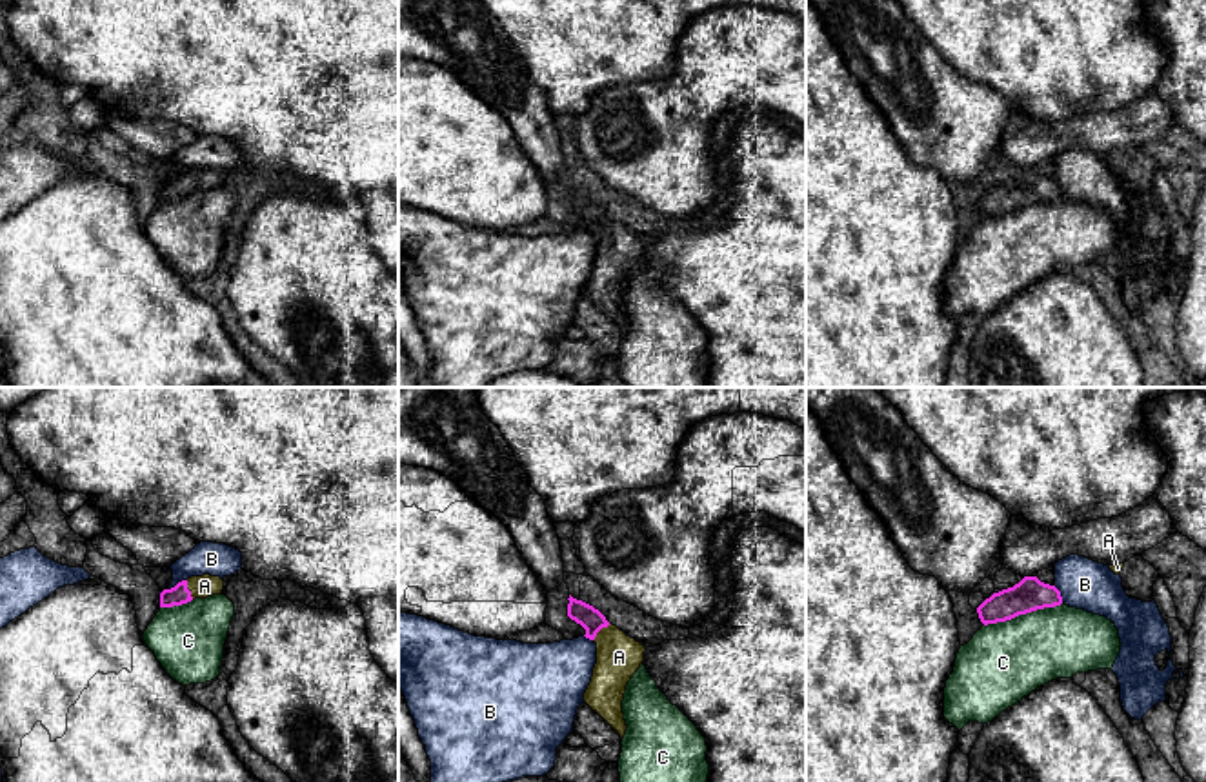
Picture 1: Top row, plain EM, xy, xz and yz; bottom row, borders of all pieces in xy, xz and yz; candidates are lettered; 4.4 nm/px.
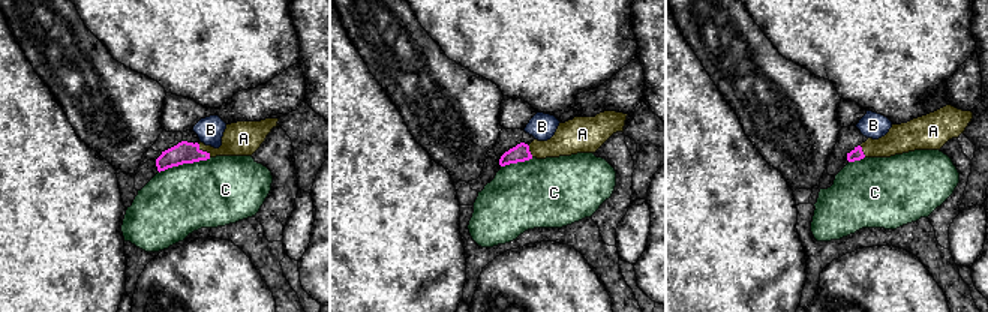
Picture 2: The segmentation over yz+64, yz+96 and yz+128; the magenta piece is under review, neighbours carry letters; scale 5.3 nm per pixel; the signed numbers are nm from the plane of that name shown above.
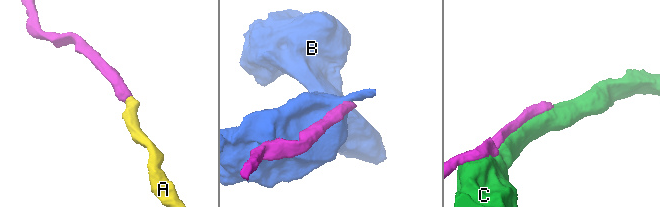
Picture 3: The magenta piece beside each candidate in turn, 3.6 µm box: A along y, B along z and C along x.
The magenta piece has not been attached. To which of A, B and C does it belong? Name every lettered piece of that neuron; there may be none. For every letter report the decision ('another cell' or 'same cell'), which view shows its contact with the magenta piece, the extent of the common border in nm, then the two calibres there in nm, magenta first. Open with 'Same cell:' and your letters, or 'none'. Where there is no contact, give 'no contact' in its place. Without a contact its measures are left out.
Same cell: A
A: same cell; contact in xz; length 110 nm; calibres 100 and 200 nm
B: another cell; contact in xy; length 100 nm; calibres 90 and 140 nm
C: another cell; contact in yz; length 360 nm; calibres 150 and 360 nm

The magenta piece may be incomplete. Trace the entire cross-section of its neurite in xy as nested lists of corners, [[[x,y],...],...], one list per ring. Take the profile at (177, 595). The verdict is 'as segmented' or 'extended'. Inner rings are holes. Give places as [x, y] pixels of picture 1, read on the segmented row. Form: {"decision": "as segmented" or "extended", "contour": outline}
{"decision": "extended", "contour": [[[211,575],[191,576],[187,580],[178,582],[171,589],[164,589],[160,593],[160,607],[182,606],[195,598],[207,598],[213,595],[220,595],[222,589],[224,580],[220,576]]]}

